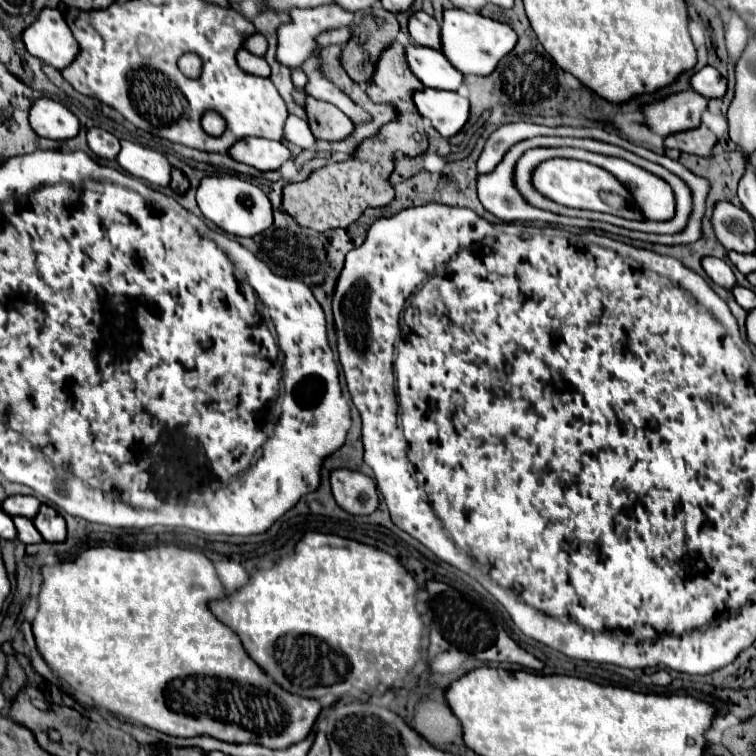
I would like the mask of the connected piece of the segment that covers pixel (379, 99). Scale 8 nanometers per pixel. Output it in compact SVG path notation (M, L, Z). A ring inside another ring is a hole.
M398 41L384 51L380 57L378 69L374 79L368 85L368 95L376 103L386 103L396 111L396 119L380 129L376 139L366 139L354 159L334 163L330 161L326 167L314 171L306 181L302 183L290 183L284 187L284 209L288 209L288 215L292 215L302 227L310 227L316 231L328 231L336 227L348 227L352 225L368 207L386 207L394 199L394 189L388 183L390 173L394 171L394 155L400 151L406 157L416 157L426 153L428 139L424 133L422 117L416 111L416 105L412 101L414 91L422 91L424 85L416 75L412 75L412 69L406 61L406 47Z

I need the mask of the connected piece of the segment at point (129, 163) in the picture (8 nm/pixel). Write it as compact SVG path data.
M122 141L122 149L120 149L116 161L118 159L120 159L120 167L138 179L144 179L144 181L148 181L152 185L160 185L160 187L166 187L170 183L172 167L170 167L166 155L156 149L148 149L138 143L132 143L132 141Z

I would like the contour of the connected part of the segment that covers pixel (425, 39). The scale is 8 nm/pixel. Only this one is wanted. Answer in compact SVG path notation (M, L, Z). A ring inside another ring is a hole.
M420 11L420 13L414 13L410 17L410 25L408 27L410 27L412 39L418 45L440 51L440 25L436 23L436 19L432 19L424 11Z

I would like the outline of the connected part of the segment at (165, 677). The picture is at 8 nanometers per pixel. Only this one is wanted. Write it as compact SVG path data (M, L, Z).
M158 545L152 549L142 549L142 551L126 551L126 549L114 549L114 547L94 547L78 555L78 561L66 561L58 563L54 567L44 567L44 585L38 595L40 607L38 613L32 621L32 631L36 637L36 645L44 661L50 665L50 669L58 675L60 683L64 687L70 687L72 691L84 693L90 697L98 707L122 715L126 721L134 725L144 725L150 729L156 729L160 733L172 735L172 737L198 737L198 735L210 735L214 739L224 739L228 743L258 743L268 749L288 749L294 743L304 741L312 725L322 709L322 703L318 699L308 699L294 695L286 689L282 689L278 683L274 683L262 667L258 667L250 655L246 653L240 637L224 625L216 615L210 611L210 601L212 599L222 599L224 587L216 575L214 563L202 555L202 552L196 549L176 547L176 545Z

